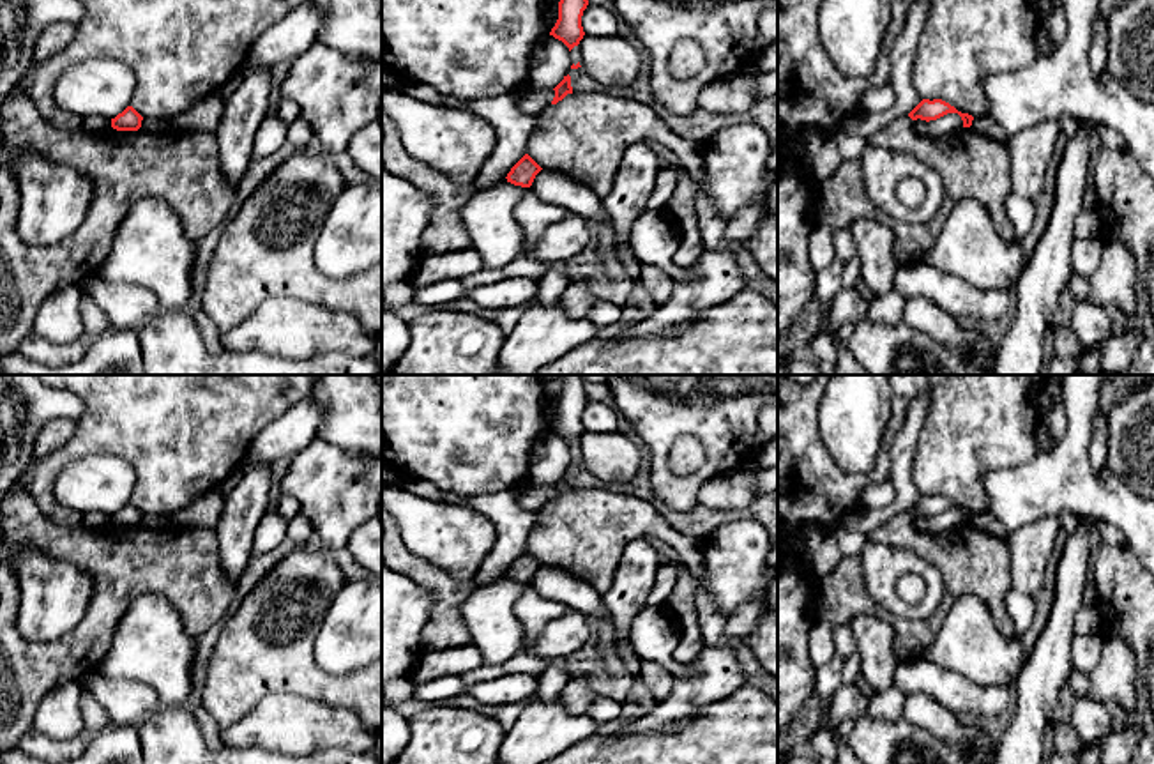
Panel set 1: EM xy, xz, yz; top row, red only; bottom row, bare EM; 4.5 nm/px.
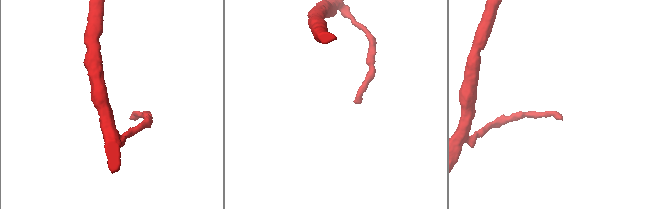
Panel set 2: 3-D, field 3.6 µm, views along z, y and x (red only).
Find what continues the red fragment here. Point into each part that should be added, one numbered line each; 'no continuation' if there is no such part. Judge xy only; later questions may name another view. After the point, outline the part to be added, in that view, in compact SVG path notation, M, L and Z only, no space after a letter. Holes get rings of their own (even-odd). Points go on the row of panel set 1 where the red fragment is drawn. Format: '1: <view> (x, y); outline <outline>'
no continuation

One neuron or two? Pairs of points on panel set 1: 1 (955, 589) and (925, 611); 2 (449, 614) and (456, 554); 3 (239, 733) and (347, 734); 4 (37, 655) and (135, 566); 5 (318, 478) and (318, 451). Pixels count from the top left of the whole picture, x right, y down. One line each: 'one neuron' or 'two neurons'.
1: two neurons
2: two neurons
3: one neuron
4: one neuron
5: one neuron

